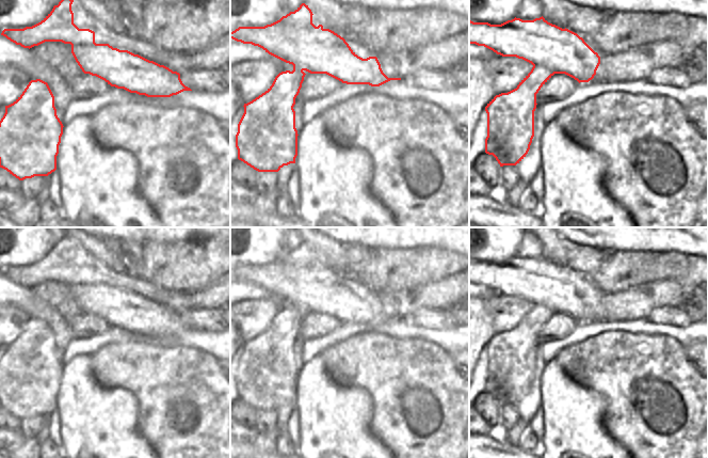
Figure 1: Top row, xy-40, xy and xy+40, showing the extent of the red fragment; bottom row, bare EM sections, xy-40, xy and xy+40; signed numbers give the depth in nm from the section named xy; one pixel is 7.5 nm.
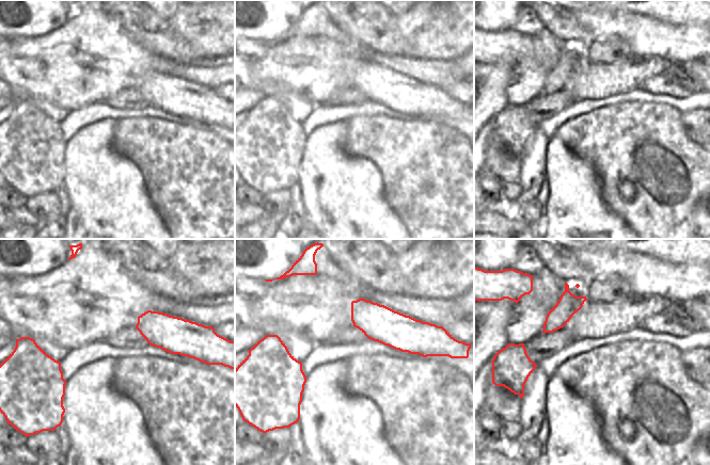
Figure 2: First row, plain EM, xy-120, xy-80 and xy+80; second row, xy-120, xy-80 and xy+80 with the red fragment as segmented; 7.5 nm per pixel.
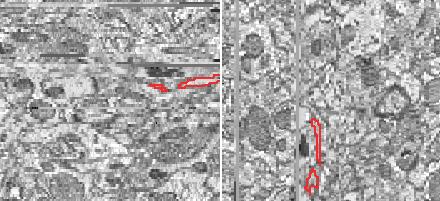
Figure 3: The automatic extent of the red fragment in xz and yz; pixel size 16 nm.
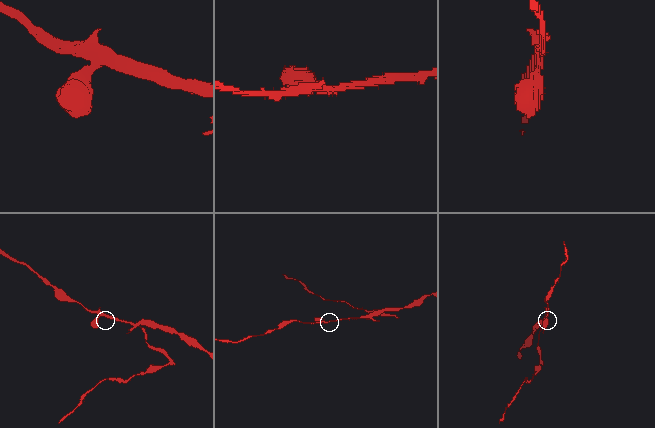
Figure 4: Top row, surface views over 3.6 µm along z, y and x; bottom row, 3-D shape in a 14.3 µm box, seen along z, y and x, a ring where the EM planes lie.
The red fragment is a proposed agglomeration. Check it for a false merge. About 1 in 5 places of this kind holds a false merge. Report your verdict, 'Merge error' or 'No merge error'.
No merge error.

